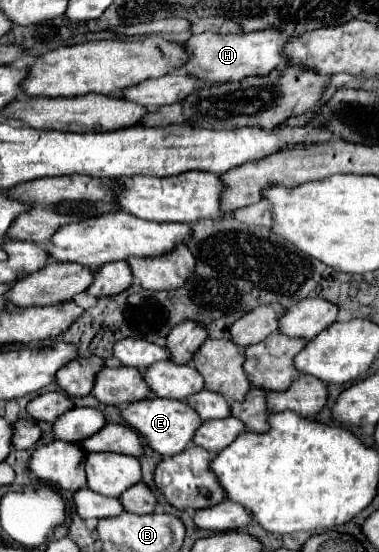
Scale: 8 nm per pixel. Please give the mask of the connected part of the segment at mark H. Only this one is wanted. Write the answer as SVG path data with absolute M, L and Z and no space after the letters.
M268 27L264 31L240 33L240 35L218 35L218 33L192 35L186 41L186 47L190 51L190 63L184 67L184 71L210 83L240 81L246 77L266 77L276 67L288 65L288 57L284 57L282 53L284 45L286 37L278 27Z

